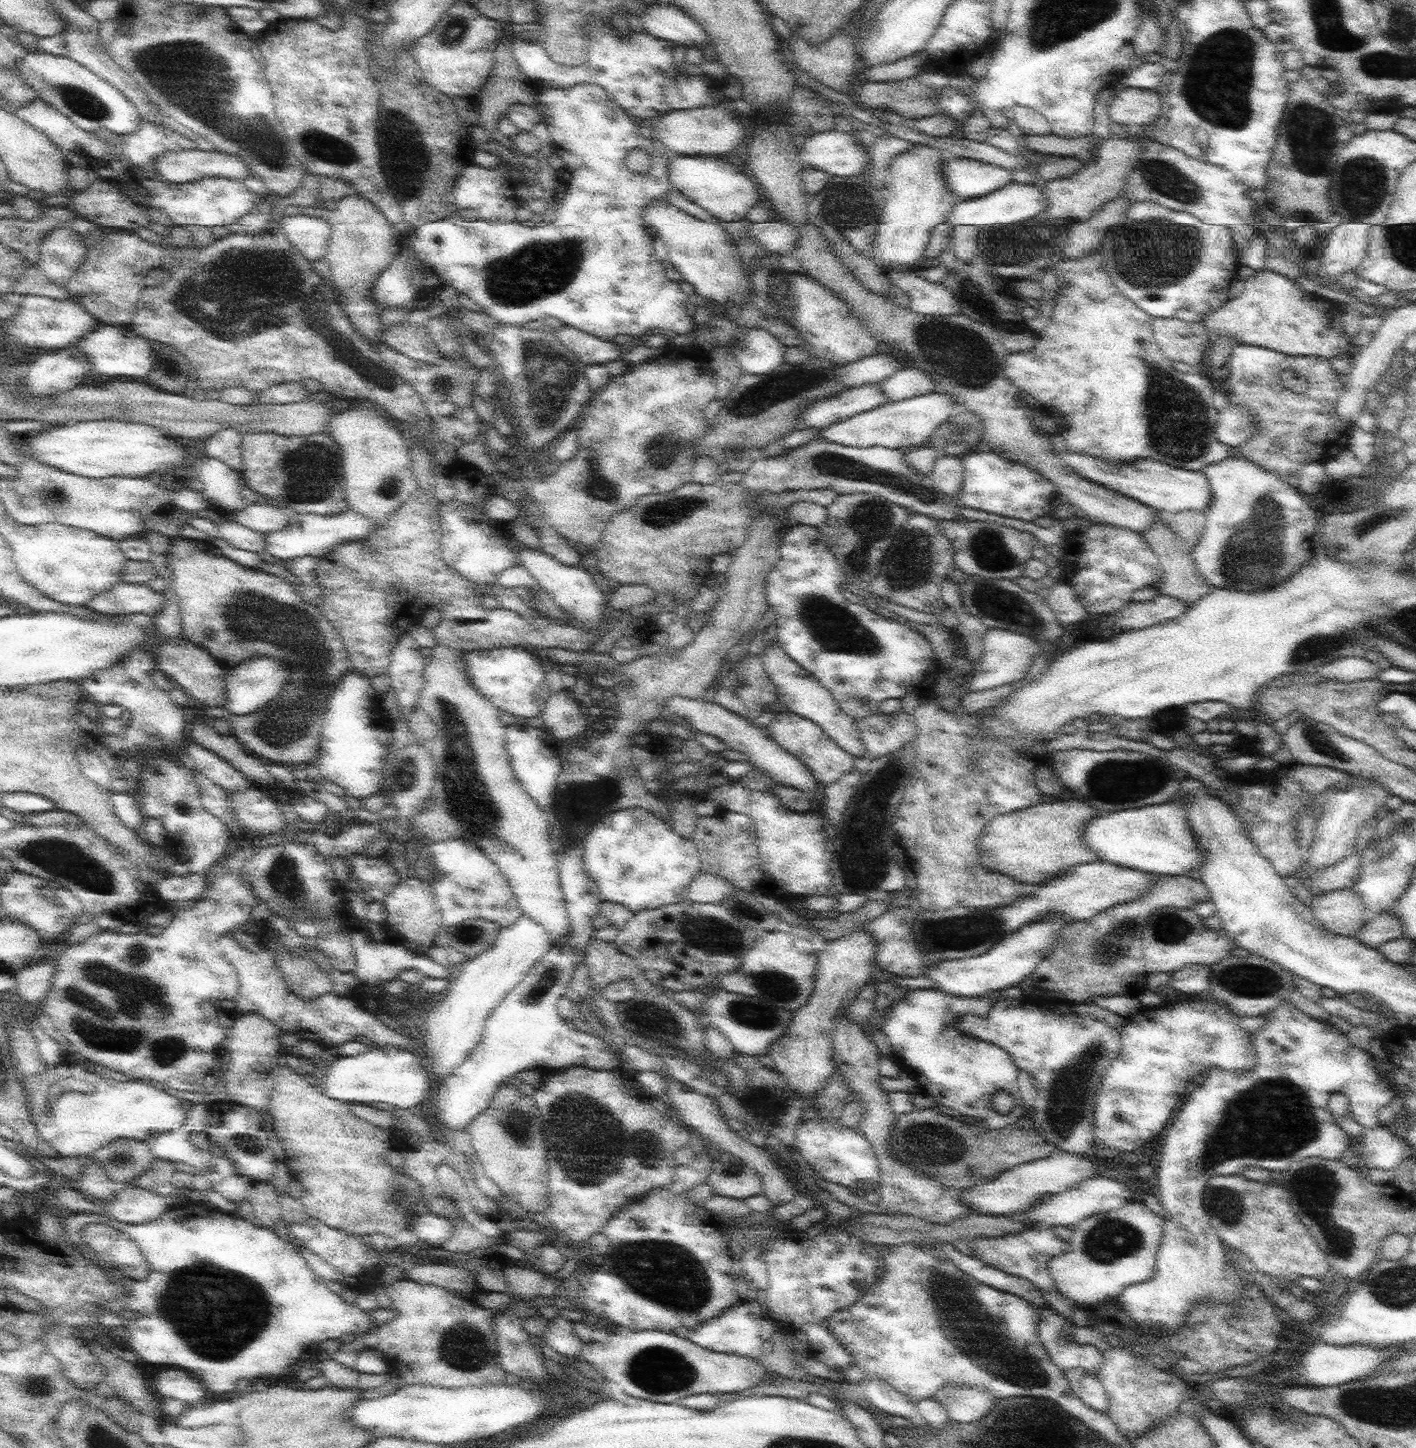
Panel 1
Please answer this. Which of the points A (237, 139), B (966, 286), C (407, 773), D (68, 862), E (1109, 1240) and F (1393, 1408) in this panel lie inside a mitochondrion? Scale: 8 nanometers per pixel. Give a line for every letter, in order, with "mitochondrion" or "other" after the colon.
A: mitochondrion
B: mitochondrion
C: mitochondrion
D: mitochondrion
E: mitochondrion
F: mitochondrion

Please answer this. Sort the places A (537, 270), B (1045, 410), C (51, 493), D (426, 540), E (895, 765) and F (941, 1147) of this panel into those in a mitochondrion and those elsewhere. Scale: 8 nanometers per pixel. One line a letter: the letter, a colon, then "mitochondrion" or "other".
A: mitochondrion
B: other
C: mitochondrion
D: other
E: mitochondrion
F: mitochondrion

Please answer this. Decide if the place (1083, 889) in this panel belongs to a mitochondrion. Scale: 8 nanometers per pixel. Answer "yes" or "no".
no

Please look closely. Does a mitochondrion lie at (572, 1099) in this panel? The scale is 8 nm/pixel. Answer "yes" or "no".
yes

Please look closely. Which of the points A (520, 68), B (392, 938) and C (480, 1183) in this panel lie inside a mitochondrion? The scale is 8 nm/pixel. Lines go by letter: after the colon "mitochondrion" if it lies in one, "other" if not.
A: other
B: other
C: other

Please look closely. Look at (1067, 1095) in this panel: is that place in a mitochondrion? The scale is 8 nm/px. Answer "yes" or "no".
yes

